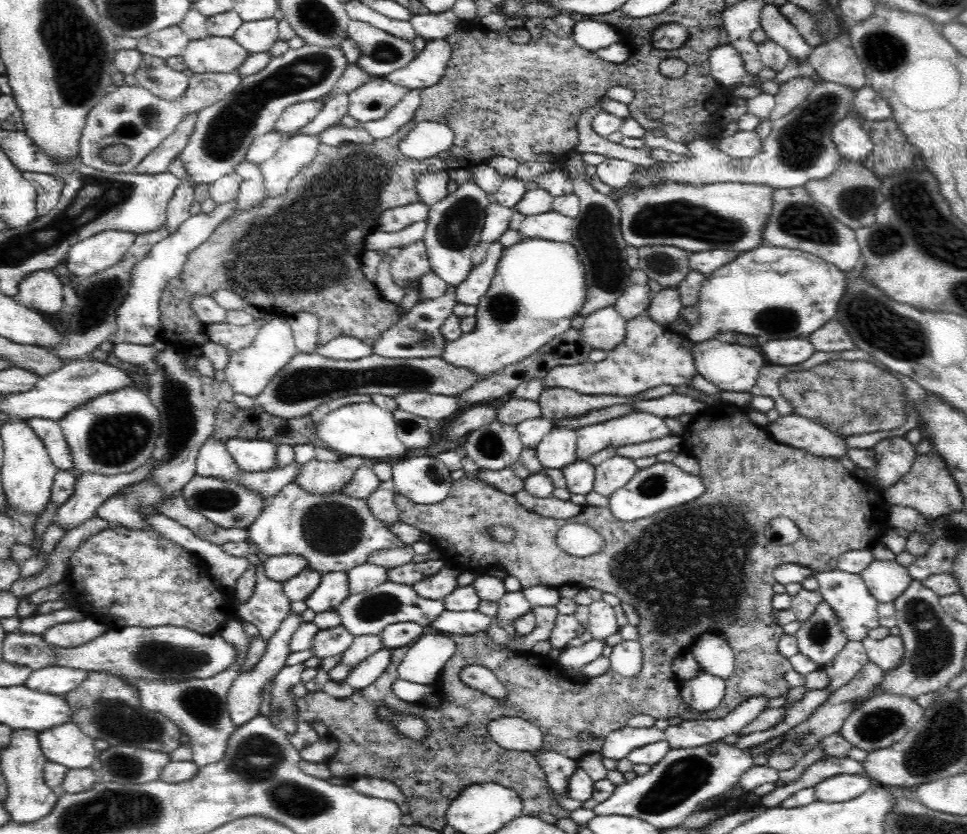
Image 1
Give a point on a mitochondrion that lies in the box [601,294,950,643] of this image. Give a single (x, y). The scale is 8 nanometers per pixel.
(676, 569)

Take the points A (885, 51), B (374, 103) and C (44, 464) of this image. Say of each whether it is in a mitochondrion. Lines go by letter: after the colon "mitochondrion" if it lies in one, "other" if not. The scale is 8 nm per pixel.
A: mitochondrion
B: mitochondrion
C: other

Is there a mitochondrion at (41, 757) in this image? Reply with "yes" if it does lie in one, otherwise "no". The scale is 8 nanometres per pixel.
no

